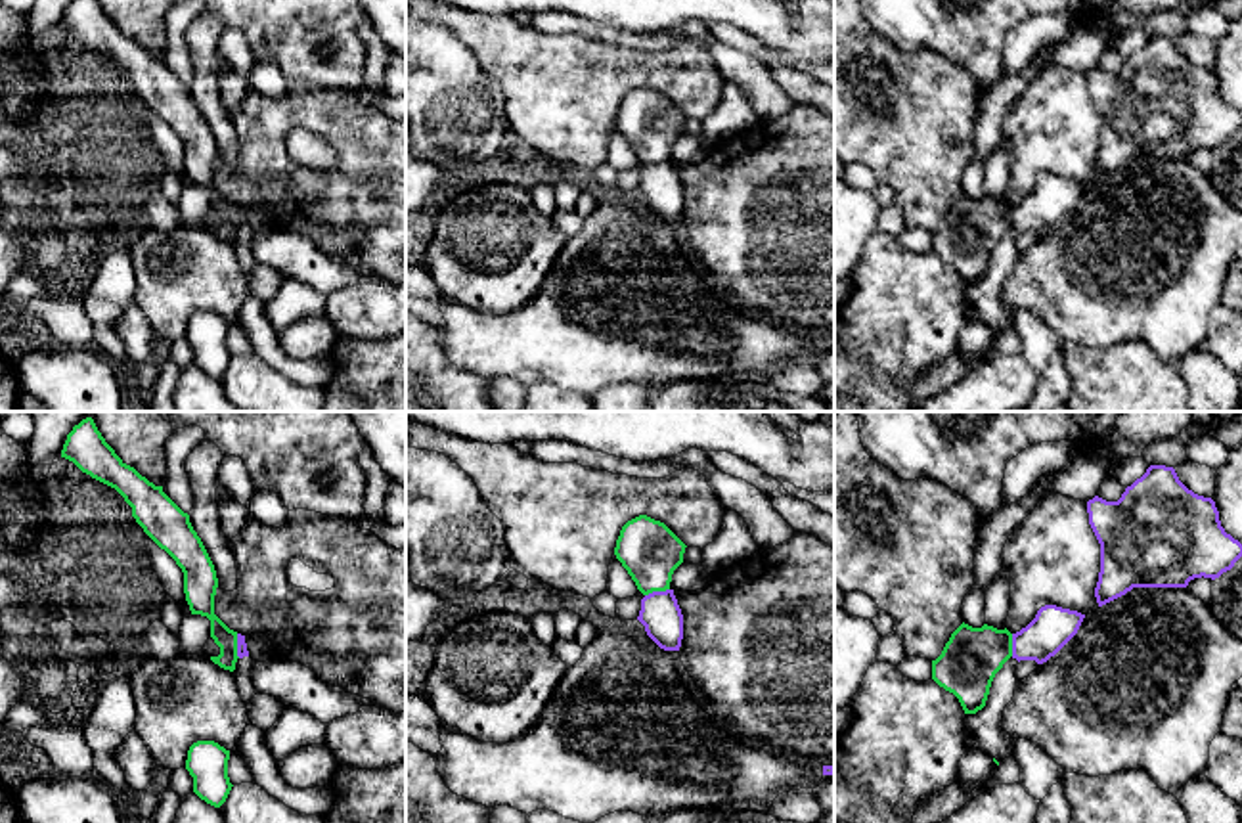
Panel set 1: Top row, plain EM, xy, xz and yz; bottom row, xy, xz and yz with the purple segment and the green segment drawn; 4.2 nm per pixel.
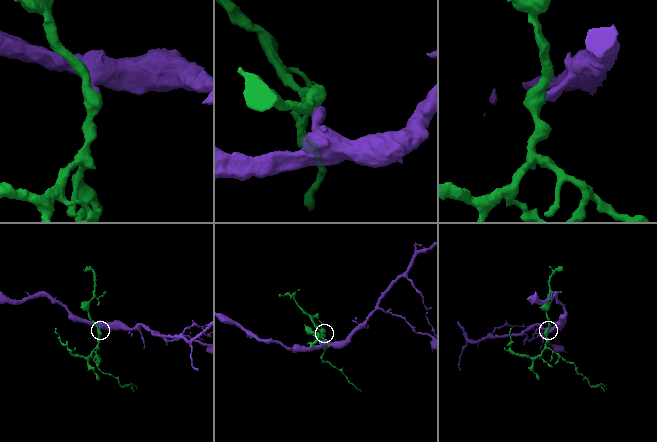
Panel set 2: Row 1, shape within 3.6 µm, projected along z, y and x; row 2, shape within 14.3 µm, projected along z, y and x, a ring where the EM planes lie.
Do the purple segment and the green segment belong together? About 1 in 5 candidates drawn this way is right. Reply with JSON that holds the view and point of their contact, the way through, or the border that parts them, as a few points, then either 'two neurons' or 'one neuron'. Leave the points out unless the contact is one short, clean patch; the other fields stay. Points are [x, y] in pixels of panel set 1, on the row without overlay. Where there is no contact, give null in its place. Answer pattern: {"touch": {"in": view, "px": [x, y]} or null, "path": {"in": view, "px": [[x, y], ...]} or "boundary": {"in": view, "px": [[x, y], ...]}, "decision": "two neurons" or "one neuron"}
{"touch": {"in": "xz", "px": [657, 163]}, "boundary": {"in": "xz", "px": [[668, 159], [645, 167]]}, "decision": "two neurons"}

